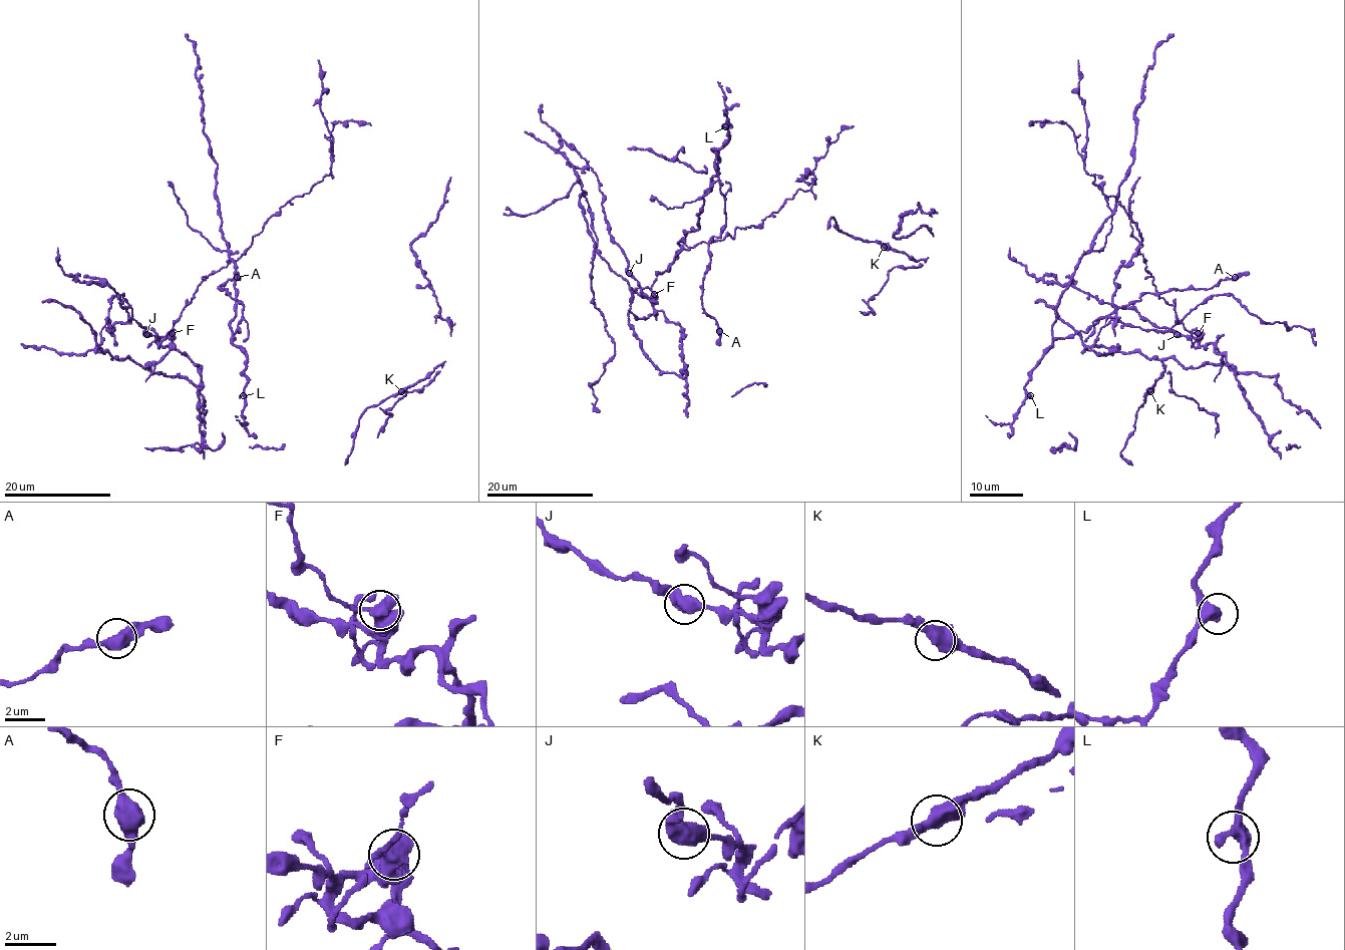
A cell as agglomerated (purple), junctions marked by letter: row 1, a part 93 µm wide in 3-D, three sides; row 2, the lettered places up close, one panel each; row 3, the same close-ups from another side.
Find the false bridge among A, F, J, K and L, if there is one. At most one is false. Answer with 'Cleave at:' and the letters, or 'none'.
Cleave at: F

